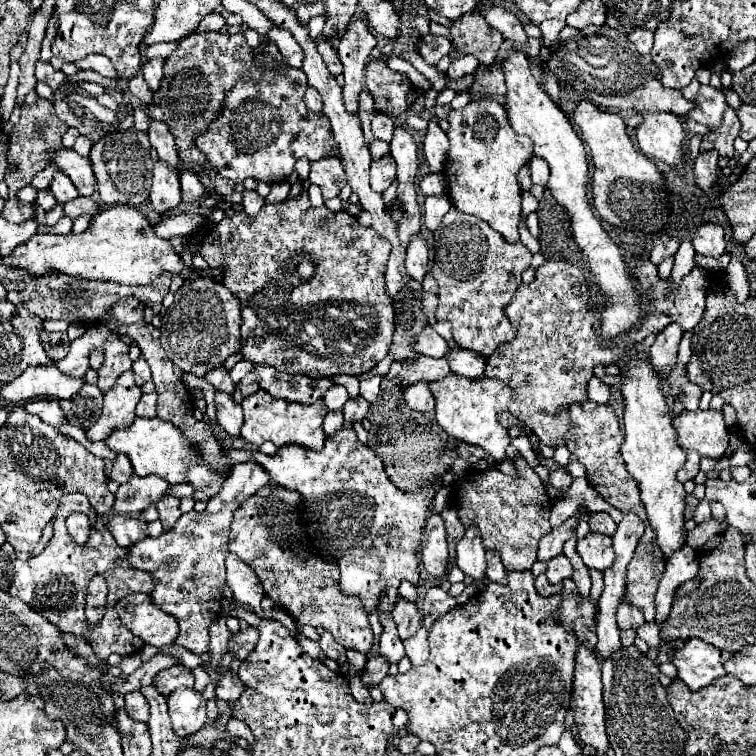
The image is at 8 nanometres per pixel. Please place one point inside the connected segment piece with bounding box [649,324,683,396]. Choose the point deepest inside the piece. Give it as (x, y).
(663, 355)

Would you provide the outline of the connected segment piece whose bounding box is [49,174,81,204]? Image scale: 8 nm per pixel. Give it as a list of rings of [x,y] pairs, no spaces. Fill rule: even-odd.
[[[65,174],[57,176],[57,180],[53,180],[53,184],[49,186],[49,190],[51,190],[53,196],[57,198],[57,202],[61,202],[61,204],[65,204],[65,202],[81,196],[81,194],[77,192],[77,188],[73,186],[73,182],[69,180],[69,176],[65,176]]]

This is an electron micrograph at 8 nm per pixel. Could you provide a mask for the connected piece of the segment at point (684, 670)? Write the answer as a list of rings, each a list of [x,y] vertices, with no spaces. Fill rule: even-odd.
[[[689,638],[685,642],[685,648],[677,652],[673,658],[673,664],[679,670],[679,678],[689,686],[689,690],[699,690],[713,680],[725,676],[723,664],[731,660],[733,654],[725,650],[717,650],[711,644],[705,644],[699,638]]]

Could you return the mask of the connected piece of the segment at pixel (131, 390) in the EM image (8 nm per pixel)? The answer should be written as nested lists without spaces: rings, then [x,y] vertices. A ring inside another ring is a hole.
[[[123,372],[117,382],[105,392],[103,412],[87,430],[89,440],[105,440],[111,430],[127,428],[135,420],[135,406],[141,398],[141,388],[133,380],[133,372]]]

